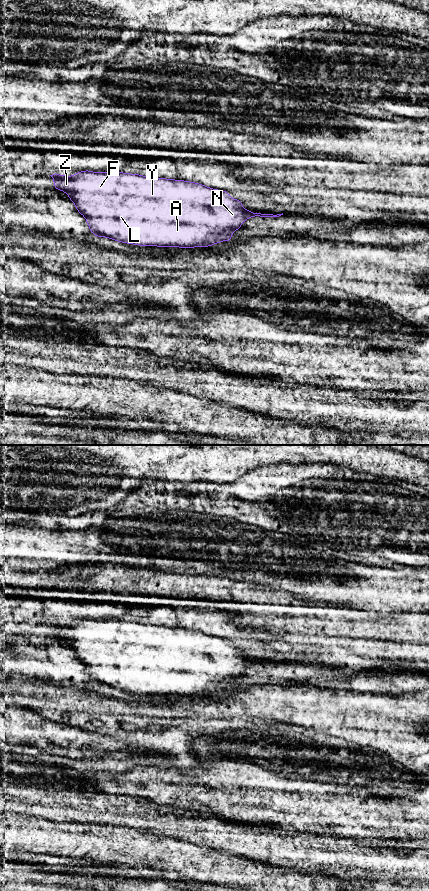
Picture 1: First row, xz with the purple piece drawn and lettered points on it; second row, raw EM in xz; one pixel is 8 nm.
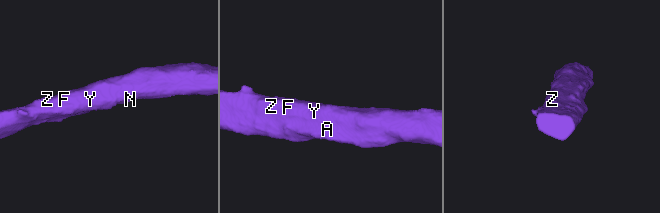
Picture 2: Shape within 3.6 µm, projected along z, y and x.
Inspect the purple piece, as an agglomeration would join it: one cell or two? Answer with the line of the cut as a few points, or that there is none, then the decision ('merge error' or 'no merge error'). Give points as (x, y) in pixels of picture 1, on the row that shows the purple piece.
cut none; no merge error

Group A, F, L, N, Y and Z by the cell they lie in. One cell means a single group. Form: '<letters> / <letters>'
A F L N Y Z

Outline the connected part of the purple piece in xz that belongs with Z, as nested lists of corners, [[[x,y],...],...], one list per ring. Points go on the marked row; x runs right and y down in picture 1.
[[[90,170],[80,171],[75,173],[72,176],[59,175],[56,173],[50,176],[54,180],[54,184],[52,185],[52,187],[56,188],[59,191],[64,191],[68,195],[69,200],[71,200],[75,204],[75,208],[77,209],[77,211],[85,217],[86,222],[89,226],[89,231],[92,232],[95,237],[105,237],[117,242],[122,242],[122,243],[127,243],[132,245],[137,244],[139,246],[178,247],[178,248],[195,248],[195,247],[202,247],[202,246],[210,247],[222,241],[232,242],[231,237],[234,231],[240,230],[241,224],[251,217],[255,217],[255,216],[279,217],[283,215],[283,213],[273,215],[273,214],[254,213],[253,211],[248,211],[243,208],[242,201],[239,199],[232,199],[229,196],[228,191],[209,188],[203,184],[185,181],[185,180],[143,176],[140,174],[123,173],[120,171],[93,172]]]

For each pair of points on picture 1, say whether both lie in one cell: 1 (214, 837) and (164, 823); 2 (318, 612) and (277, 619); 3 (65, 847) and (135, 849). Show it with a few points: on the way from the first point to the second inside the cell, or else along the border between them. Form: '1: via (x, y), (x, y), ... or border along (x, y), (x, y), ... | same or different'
1: via (202, 829), (176, 823) | same
2: via (308, 619), (287, 619) | same
3: via (82, 847), (118, 847) | same

